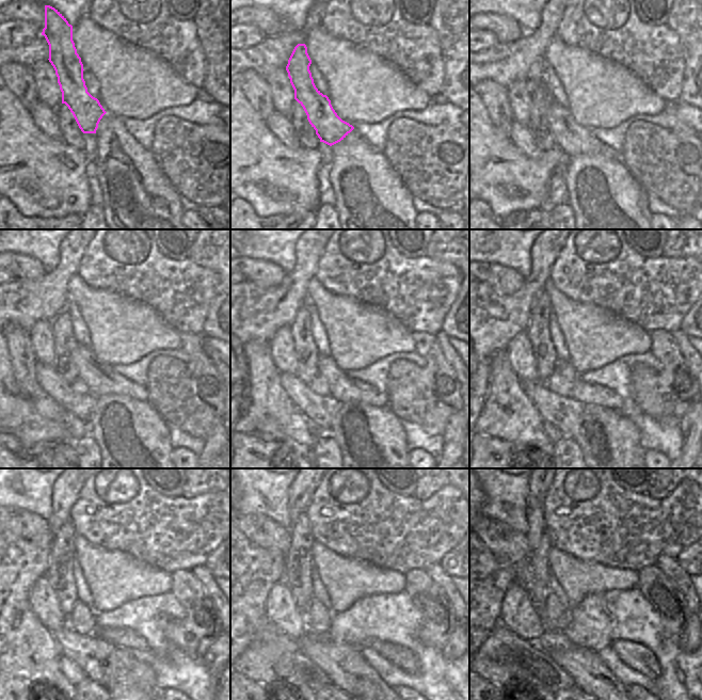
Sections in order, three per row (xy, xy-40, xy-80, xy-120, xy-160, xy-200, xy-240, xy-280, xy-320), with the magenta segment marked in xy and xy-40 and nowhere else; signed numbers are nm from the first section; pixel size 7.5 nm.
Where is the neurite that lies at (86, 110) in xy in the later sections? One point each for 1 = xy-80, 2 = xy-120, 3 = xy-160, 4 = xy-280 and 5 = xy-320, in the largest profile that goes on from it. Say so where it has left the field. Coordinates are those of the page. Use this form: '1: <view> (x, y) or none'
1: xy-80 (573, 139)
2: xy-120 (101, 379)
3: xy-160 (344, 388)
4: xy-280 (398, 655)
5: xy-320 (635, 655)

